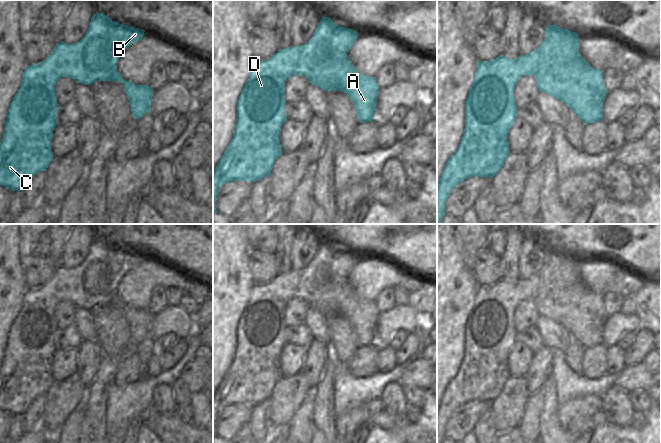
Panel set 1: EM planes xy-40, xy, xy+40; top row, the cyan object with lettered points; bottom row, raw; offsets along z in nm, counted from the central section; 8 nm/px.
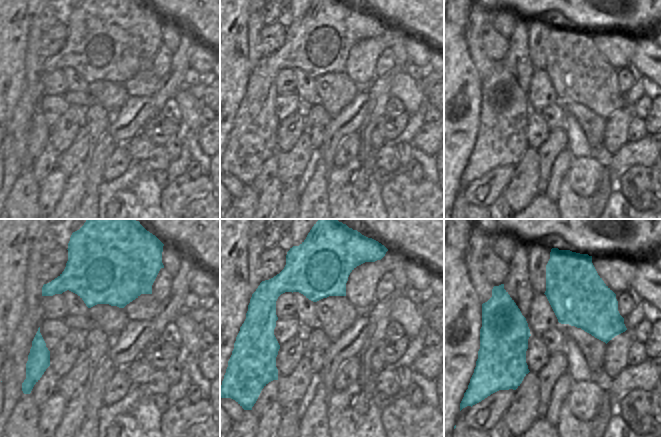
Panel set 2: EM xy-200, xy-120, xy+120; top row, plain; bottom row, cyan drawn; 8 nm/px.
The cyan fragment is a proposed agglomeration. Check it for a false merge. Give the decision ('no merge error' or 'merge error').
merge error

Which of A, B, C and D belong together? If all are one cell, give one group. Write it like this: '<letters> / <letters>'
A / B C D

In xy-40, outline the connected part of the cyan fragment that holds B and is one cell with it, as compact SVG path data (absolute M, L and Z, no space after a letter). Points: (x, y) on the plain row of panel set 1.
M96 237L92 240L89 252L80 265L70 269L63 265L57 267L53 276L44 285L36 289L28 289L25 292L21 310L9 330L5 354L0 366L0 409L13 415L23 415L40 395L47 394L53 384L51 364L53 354L57 350L57 330L59 329L55 320L57 304L62 301L70 301L77 307L89 310L96 305L124 305L117 294L117 286L130 269L143 262L144 256L143 253L112 245L103 237Z

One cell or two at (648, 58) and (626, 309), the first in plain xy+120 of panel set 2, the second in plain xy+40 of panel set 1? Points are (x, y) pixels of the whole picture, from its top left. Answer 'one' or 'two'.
two

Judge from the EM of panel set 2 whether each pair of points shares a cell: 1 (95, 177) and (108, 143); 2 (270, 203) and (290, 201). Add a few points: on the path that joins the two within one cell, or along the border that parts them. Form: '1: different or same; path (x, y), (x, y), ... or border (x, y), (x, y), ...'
1: same; path (95, 169), (101, 151)
2: different; border (284, 186), (280, 200), (275, 208)

